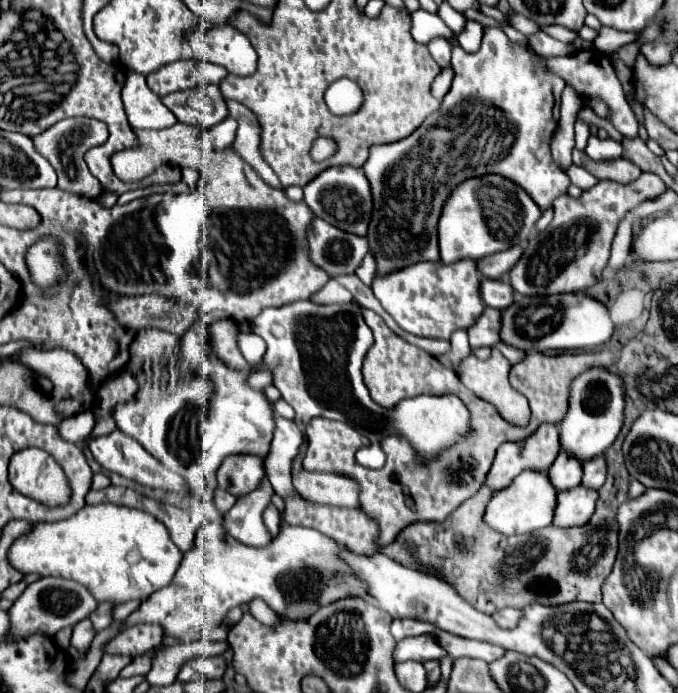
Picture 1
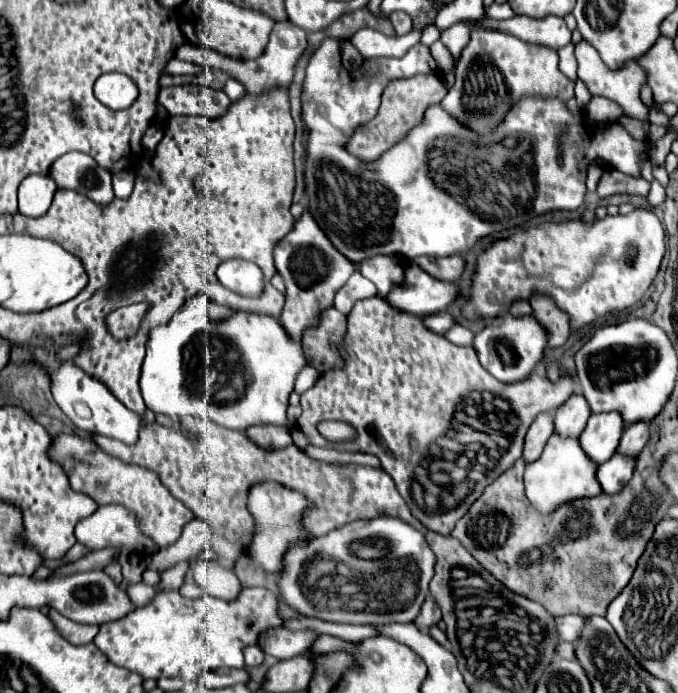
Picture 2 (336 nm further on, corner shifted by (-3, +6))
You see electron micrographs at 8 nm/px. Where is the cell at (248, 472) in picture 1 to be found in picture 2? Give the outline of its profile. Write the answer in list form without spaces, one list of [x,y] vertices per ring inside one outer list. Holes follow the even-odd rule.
[[[253,425],[247,429],[247,437],[261,449],[283,449],[293,443],[291,433],[277,425]]]

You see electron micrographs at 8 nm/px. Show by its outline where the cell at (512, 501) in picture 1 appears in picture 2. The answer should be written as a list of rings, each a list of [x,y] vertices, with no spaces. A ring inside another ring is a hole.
[[[551,435],[541,457],[525,467],[525,495],[539,513],[555,513],[557,507],[573,501],[575,497],[593,497],[601,493],[595,471],[597,465],[589,457],[585,457],[577,439],[563,439],[559,435]]]

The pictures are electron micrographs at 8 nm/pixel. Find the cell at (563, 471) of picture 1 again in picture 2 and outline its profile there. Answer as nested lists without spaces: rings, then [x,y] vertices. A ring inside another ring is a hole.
[[[617,413],[591,415],[587,427],[579,435],[579,443],[581,449],[585,449],[585,455],[595,465],[601,465],[615,453],[621,433],[623,433],[623,421]]]

